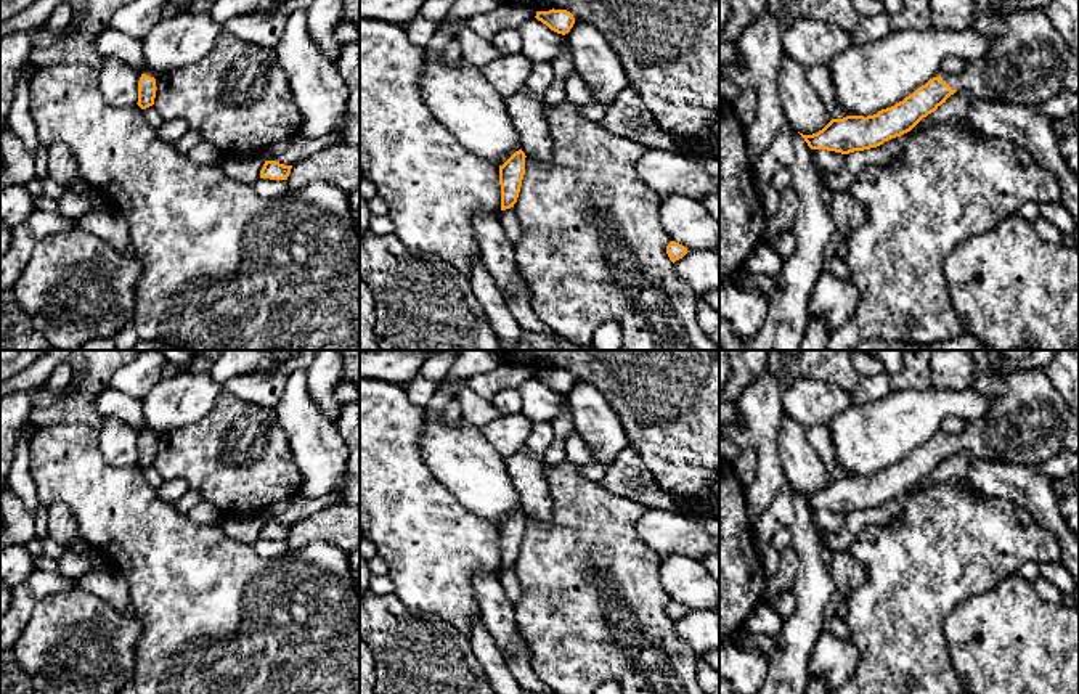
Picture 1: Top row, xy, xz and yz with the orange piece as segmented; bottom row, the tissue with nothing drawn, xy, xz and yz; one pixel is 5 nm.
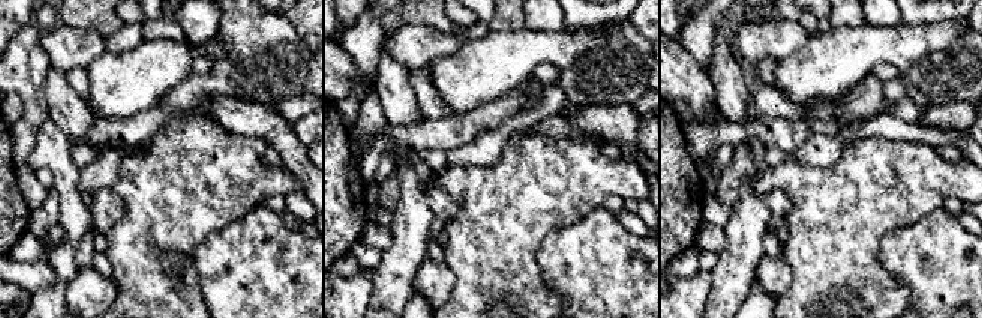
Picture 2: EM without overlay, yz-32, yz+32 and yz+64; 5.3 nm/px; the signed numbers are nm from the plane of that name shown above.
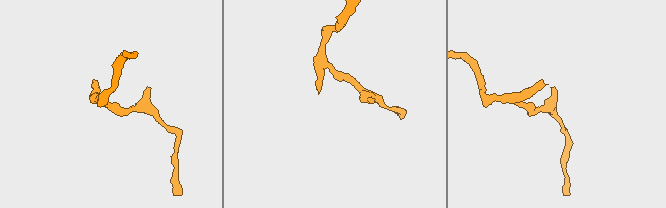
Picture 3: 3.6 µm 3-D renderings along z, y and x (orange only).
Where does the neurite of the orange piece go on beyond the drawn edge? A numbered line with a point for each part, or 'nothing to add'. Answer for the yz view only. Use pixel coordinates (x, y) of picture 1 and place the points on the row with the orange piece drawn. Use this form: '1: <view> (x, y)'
1: yz (1026, 61)

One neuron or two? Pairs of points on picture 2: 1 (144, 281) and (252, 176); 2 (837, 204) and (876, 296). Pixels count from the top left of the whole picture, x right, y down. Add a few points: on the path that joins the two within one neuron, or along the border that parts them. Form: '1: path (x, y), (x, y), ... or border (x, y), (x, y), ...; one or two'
1: path (149, 246), (201, 194), (210, 194), (218, 186); one
2: path (837, 227), (837, 257), (853, 273); one

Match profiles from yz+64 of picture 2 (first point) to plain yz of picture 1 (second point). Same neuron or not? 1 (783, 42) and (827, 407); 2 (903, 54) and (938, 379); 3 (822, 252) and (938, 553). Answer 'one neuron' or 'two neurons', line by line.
1: one neuron
2: two neurons
3: one neuron

